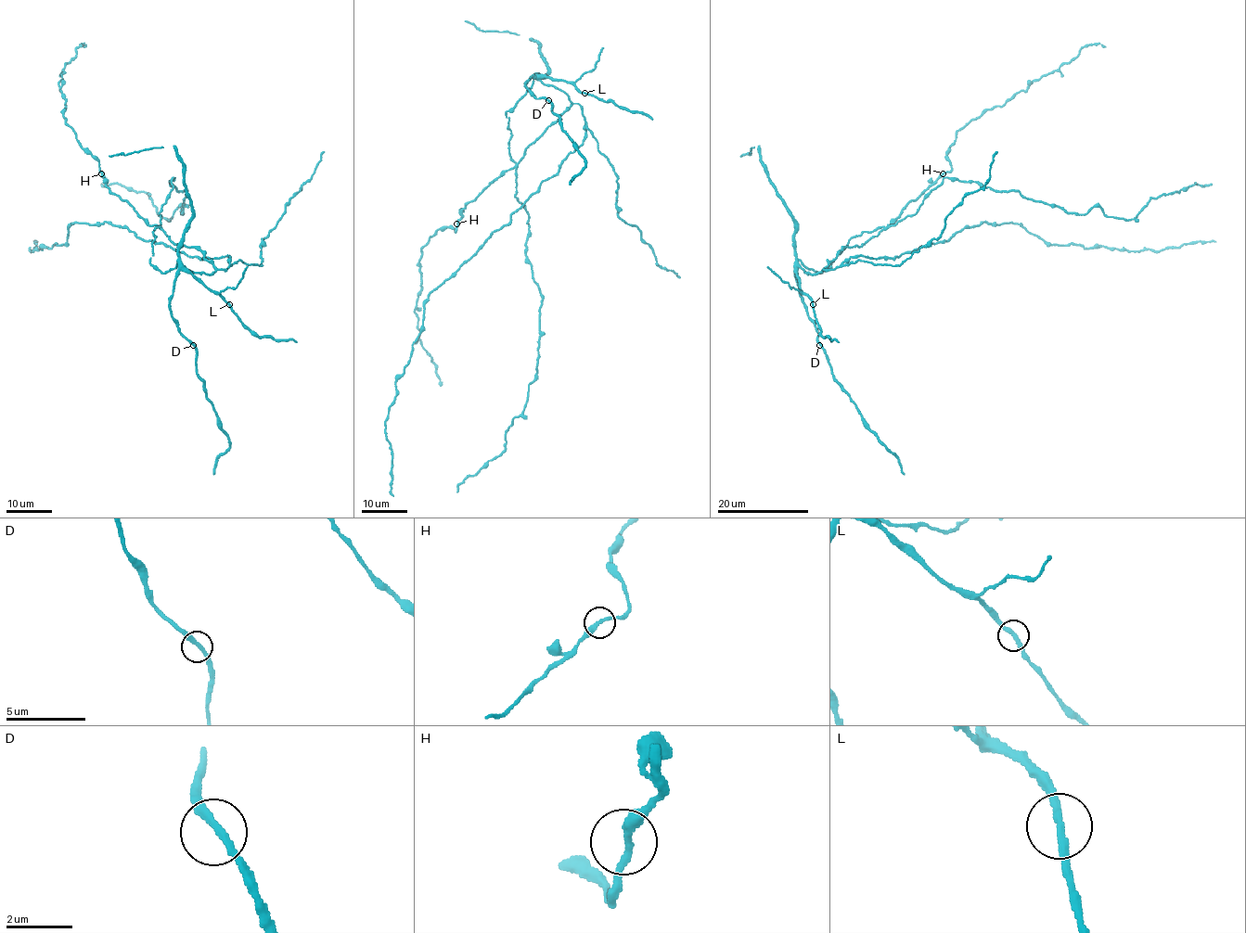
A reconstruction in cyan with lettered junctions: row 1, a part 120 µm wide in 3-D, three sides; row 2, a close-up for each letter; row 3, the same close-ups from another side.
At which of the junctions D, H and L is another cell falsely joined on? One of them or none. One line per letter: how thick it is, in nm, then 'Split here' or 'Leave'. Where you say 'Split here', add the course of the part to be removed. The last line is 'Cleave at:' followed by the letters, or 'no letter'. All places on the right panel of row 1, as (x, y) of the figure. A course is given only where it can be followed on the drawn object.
D: Thickness 240 nm. Leave
H: Thickness 240 nm. Leave
L: Thickness 240 nm. Leave
Cleave at: no letter

